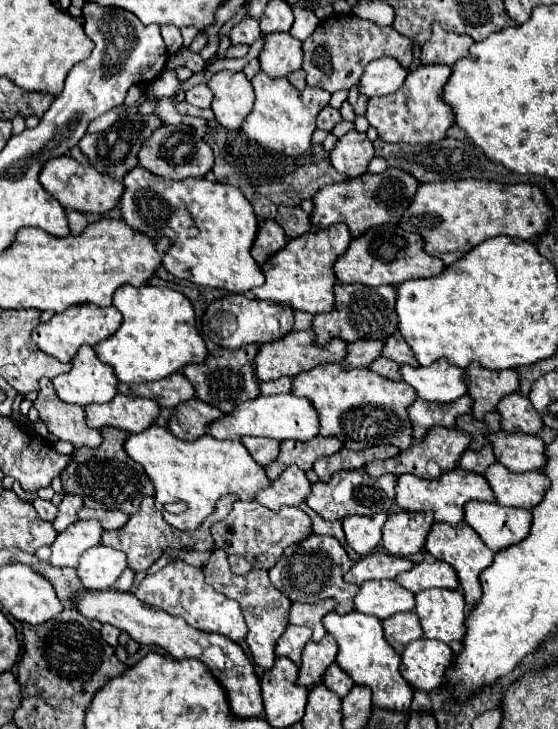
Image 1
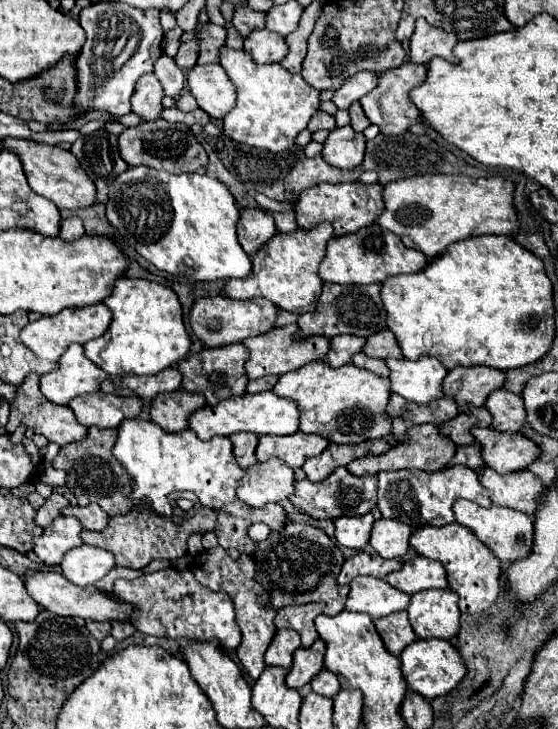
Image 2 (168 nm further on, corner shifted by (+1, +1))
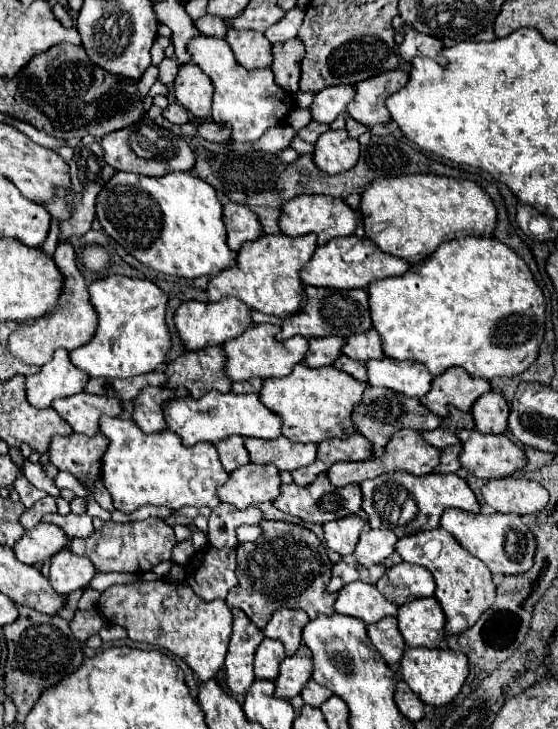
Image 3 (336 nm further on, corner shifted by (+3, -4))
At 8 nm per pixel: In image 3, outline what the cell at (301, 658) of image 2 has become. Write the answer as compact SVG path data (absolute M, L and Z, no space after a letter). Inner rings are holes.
M301 645L293 657L287 657L279 665L279 677L275 679L275 695L281 699L291 699L299 695L311 677L311 665L311 653L305 645Z

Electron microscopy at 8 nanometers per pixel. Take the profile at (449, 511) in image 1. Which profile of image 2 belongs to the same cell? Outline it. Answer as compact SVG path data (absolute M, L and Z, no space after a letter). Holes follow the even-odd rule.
M453 466L439 472L423 472L423 470L397 470L397 472L379 472L379 502L383 518L397 518L405 524L421 528L425 524L443 526L453 522L453 502L457 498L467 498L477 502L479 506L489 506L489 494L479 482L479 474L467 466Z

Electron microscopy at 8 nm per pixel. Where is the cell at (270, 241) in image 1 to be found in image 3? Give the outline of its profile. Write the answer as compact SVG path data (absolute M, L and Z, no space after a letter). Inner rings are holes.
M239 203L223 205L223 223L227 227L227 245L231 251L239 251L245 241L255 241L261 235L257 215Z

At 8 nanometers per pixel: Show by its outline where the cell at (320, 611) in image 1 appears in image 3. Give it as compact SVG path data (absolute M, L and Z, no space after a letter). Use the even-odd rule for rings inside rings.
M277 609L271 621L267 623L267 627L263 629L263 633L269 639L281 641L285 647L285 655L291 657L297 651L297 647L301 645L301 631L307 625L307 621L309 617L305 615L305 611Z

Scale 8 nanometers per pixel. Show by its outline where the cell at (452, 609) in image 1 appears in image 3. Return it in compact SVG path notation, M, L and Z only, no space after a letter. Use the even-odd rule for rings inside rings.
M421 597L405 603L397 611L397 621L407 647L435 649L445 637L445 613L435 597Z

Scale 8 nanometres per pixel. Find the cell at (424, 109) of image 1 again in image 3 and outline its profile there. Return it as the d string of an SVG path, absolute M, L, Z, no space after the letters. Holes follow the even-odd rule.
M395 69L395 71L385 71L381 75L375 75L373 79L365 79L361 83L357 83L355 99L353 99L353 103L349 103L347 113L355 121L359 121L367 127L387 123L391 117L385 107L385 99L391 93L395 93L397 87L399 89L405 87L405 81L407 81L405 71Z

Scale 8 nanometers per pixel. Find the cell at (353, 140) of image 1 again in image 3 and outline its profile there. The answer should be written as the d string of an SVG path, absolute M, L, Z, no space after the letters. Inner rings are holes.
M327 131L313 145L315 165L329 175L351 169L359 159L359 141L351 139L347 131Z

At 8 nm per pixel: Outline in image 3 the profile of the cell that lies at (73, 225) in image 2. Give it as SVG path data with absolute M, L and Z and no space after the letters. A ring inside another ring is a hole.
M67 241L59 243L53 259L55 259L55 265L59 267L59 271L63 275L63 293L57 299L57 305L49 313L45 313L43 317L33 321L31 325L21 323L15 329L15 333L9 335L9 341L7 341L7 349L11 351L13 357L25 361L27 365L37 365L37 367L45 365L53 357L53 351L59 349L59 347L63 347L67 351L73 351L73 349L89 343L93 333L95 333L95 327L97 327L97 313L89 305L87 285L85 285L85 279L83 279L81 271L77 269L73 245L67 243Z

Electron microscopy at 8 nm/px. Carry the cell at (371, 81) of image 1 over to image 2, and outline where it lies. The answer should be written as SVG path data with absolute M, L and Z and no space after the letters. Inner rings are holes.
M361 70L359 74L351 76L333 96L333 102L337 108L347 110L353 102L361 100L367 92L371 92L375 88L375 82L379 82L379 74L377 72L369 72L369 70Z

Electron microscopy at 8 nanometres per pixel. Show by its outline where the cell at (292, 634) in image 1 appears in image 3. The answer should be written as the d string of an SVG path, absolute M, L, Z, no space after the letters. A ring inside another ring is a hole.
M263 639L255 651L255 677L275 681L279 675L279 663L285 659L283 643L275 639Z

